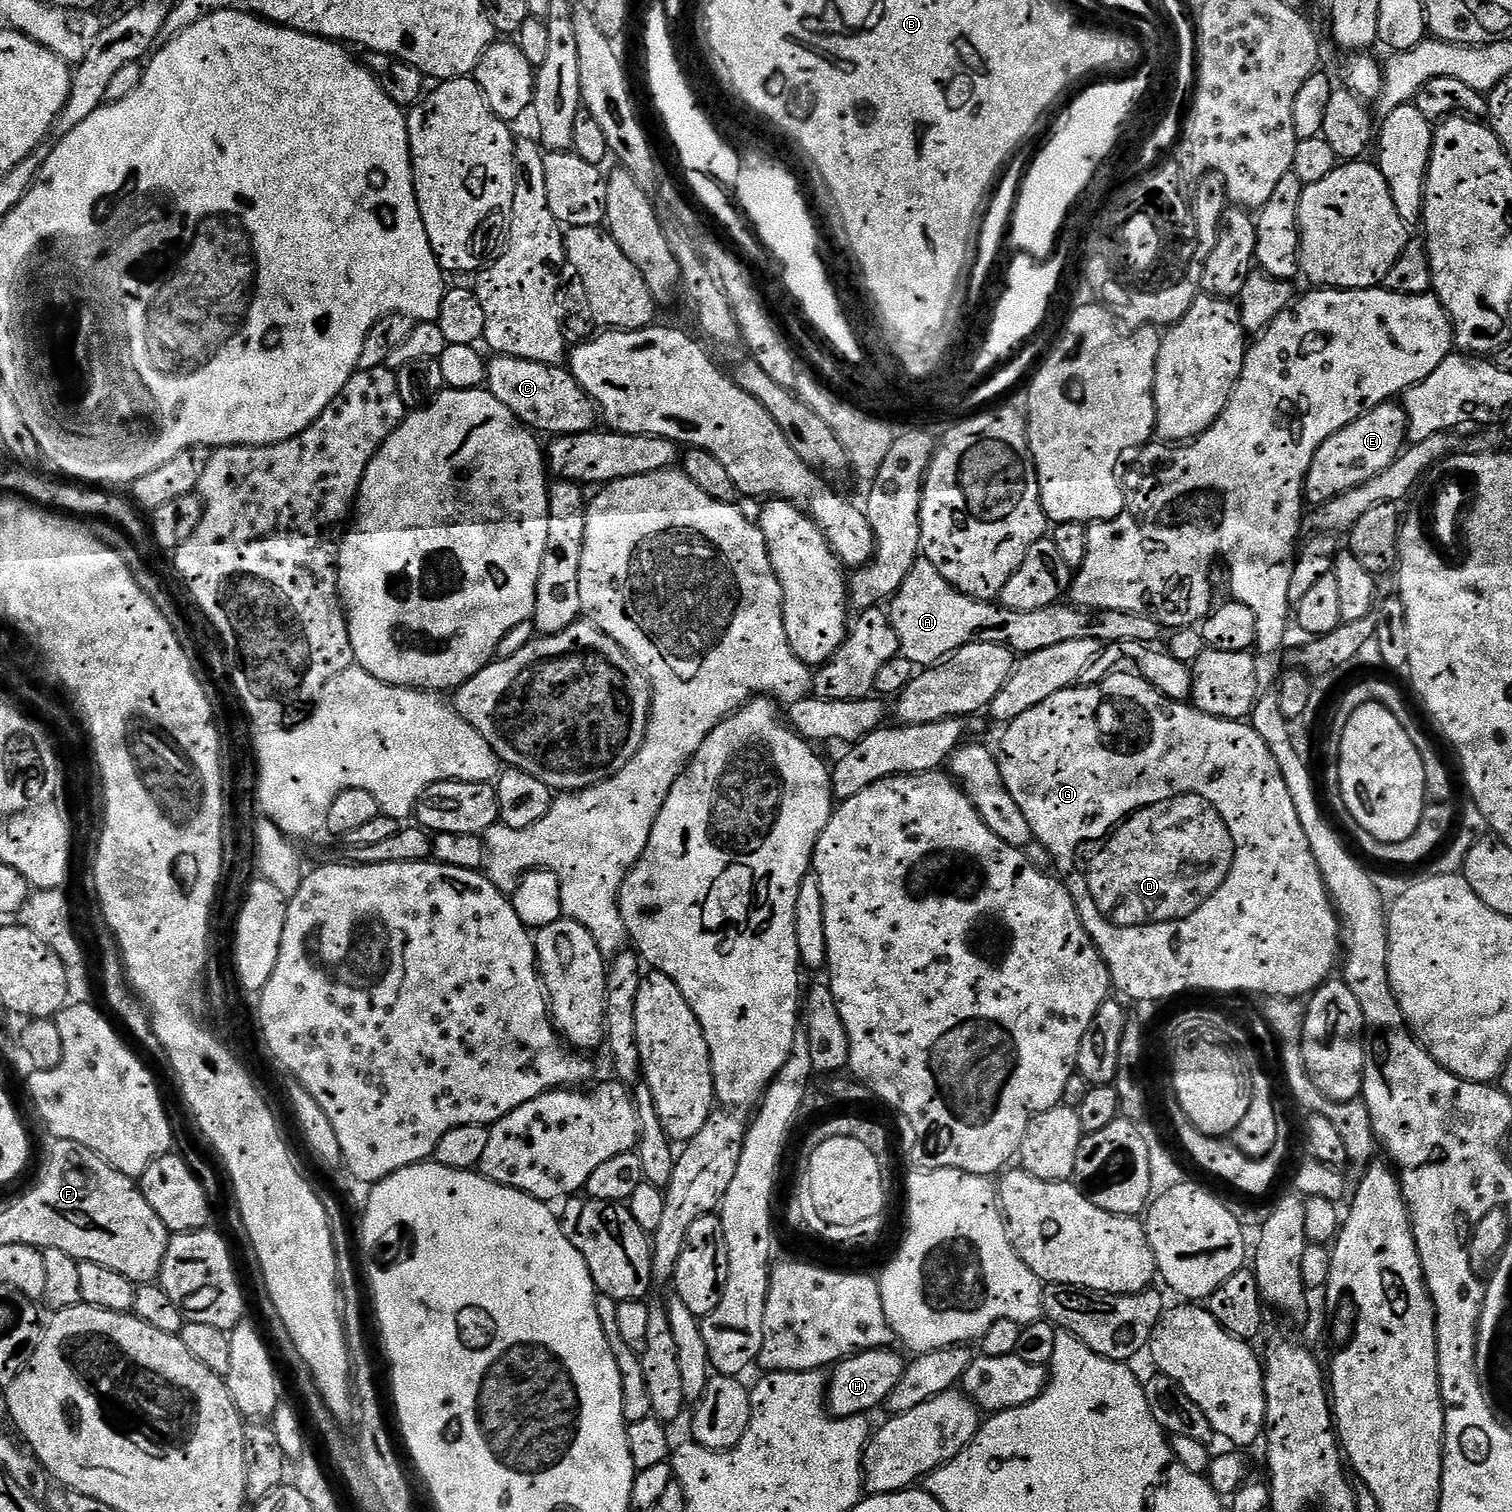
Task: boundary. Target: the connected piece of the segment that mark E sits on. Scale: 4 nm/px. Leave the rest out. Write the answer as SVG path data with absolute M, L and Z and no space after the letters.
M1399 403L1380 404L1362 414L1362 418L1338 430L1338 434L1330 434L1330 438L1318 446L1318 454L1314 454L1314 462L1310 462L1310 470L1306 474L1305 501L1309 505L1319 506L1330 502L1330 498L1338 498L1338 494L1346 494L1346 490L1362 486L1362 482L1370 482L1370 478L1378 478L1382 470L1400 457L1407 440L1408 419Z

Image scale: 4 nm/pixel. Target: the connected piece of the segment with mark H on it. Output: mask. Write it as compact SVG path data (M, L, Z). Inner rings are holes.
M871 1348L869 1352L859 1352L857 1356L840 1361L831 1369L826 1384L826 1403L833 1417L872 1414L879 1404L881 1407L887 1401L888 1395L902 1382L906 1367L905 1357L892 1351L888 1348Z

